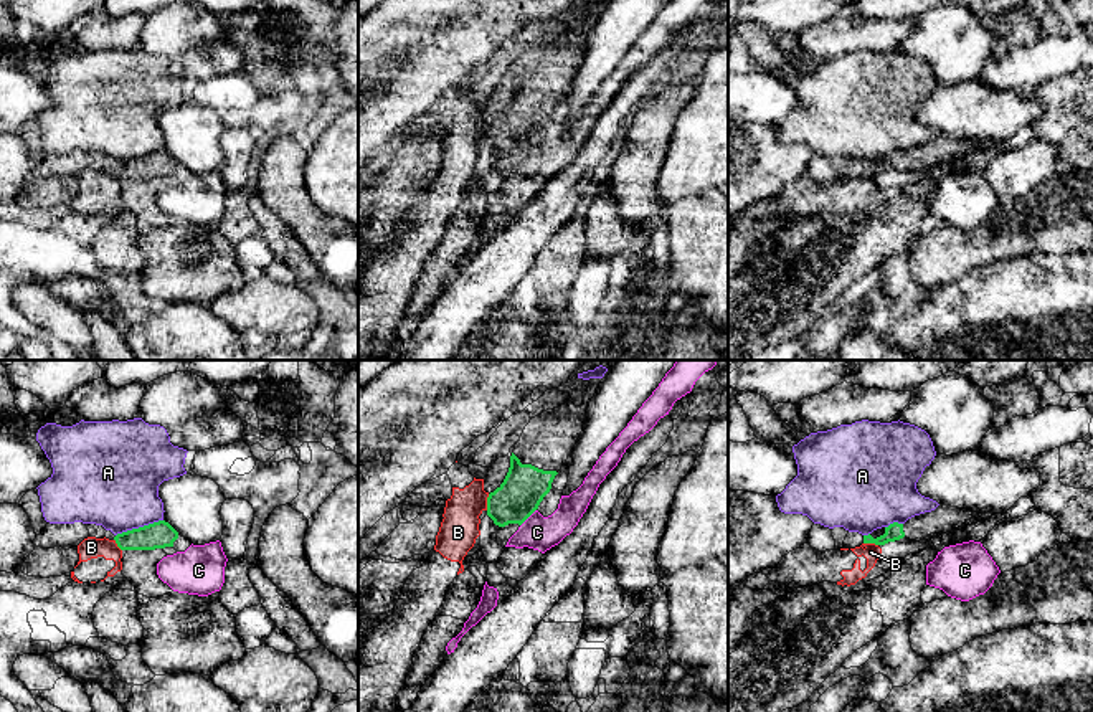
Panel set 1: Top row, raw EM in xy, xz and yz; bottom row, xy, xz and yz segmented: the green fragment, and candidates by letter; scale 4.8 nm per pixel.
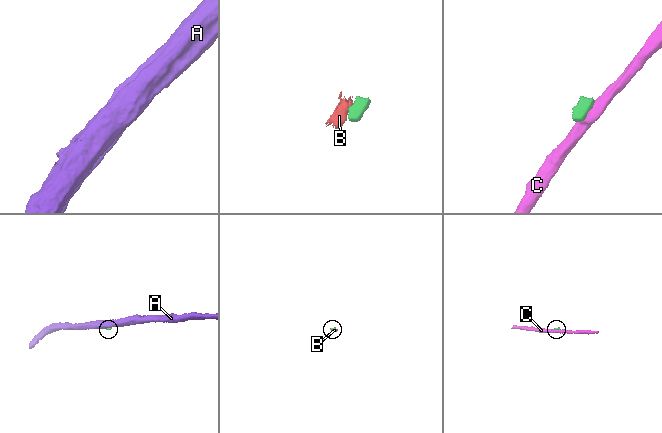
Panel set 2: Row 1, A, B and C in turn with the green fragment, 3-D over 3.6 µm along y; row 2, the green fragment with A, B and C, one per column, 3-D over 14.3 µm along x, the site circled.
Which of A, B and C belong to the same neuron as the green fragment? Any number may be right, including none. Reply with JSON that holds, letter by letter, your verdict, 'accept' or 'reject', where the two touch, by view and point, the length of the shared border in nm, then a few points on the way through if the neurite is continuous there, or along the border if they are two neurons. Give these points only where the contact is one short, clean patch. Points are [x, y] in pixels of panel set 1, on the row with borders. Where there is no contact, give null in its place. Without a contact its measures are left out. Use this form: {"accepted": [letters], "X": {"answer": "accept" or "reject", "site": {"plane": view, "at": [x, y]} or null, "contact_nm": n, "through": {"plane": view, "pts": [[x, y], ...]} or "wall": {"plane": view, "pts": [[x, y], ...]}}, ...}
{"accepted": [], "A": {"answer": "reject", "site": {"plane": "xy", "at": [139, 527]}, "contact_nm": 240, "wall": {"plane": "xy", "pts": [[162, 519], [116, 536]]}}, "B": {"answer": "reject", "site": {"plane": "xz", "at": [487, 503]}, "contact_nm": 80, "wall": {"plane": "xz", "pts": [[489, 494], [486, 509]]}}, "C": {"answer": "reject", "site": {"plane": "xz", "at": [529, 516]}, "contact_nm": 120, "wall": {"plane": "xz", "pts": [[535, 509], [520, 526]]}}}

